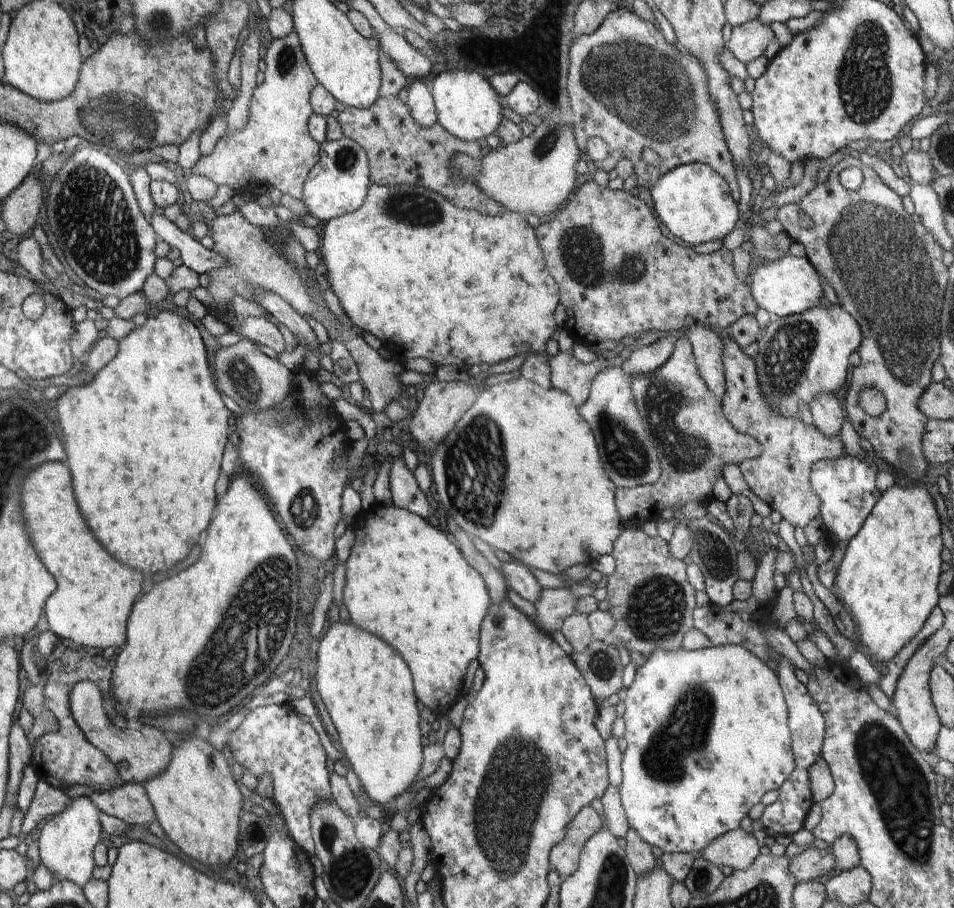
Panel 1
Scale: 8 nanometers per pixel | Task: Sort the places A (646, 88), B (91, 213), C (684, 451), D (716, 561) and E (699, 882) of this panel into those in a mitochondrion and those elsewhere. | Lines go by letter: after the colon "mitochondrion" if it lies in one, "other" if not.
A: mitochondrion
B: mitochondrion
C: mitochondrion
D: mitochondrion
E: mitochondrion

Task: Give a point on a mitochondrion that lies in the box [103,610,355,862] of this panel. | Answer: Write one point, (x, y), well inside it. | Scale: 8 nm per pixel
(254, 834)

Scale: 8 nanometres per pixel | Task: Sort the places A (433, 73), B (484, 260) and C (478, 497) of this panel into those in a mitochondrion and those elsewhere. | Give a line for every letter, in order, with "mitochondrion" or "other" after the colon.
A: other
B: other
C: mitochondrion

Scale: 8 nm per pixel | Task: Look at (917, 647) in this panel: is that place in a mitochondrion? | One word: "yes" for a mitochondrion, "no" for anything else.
no

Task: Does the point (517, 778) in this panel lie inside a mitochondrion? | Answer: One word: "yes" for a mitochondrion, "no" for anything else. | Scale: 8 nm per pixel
yes

